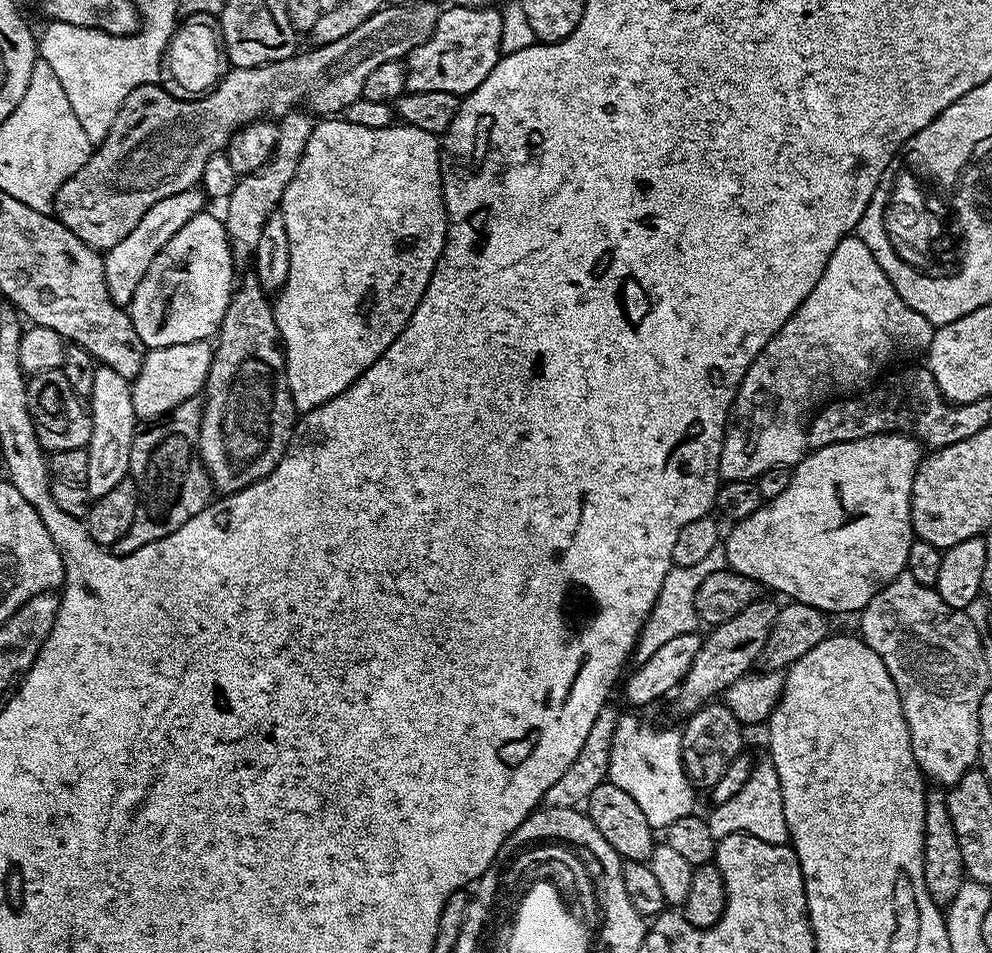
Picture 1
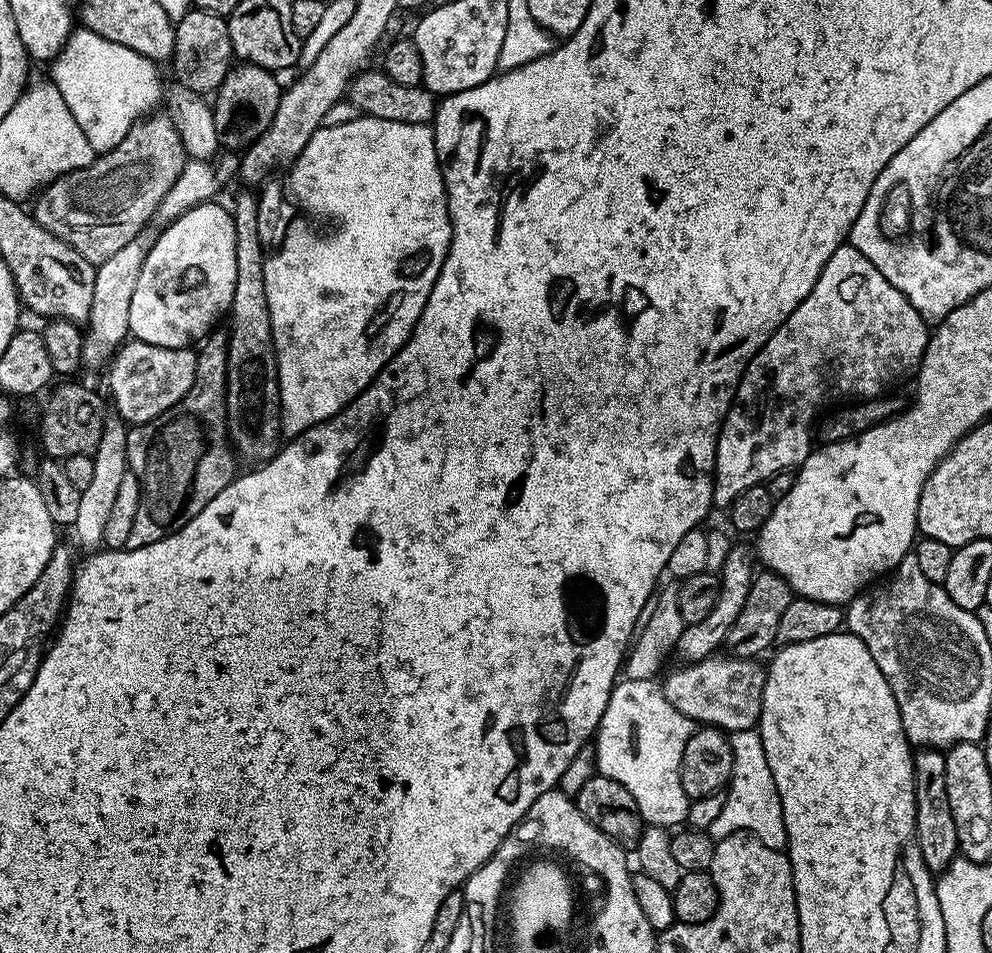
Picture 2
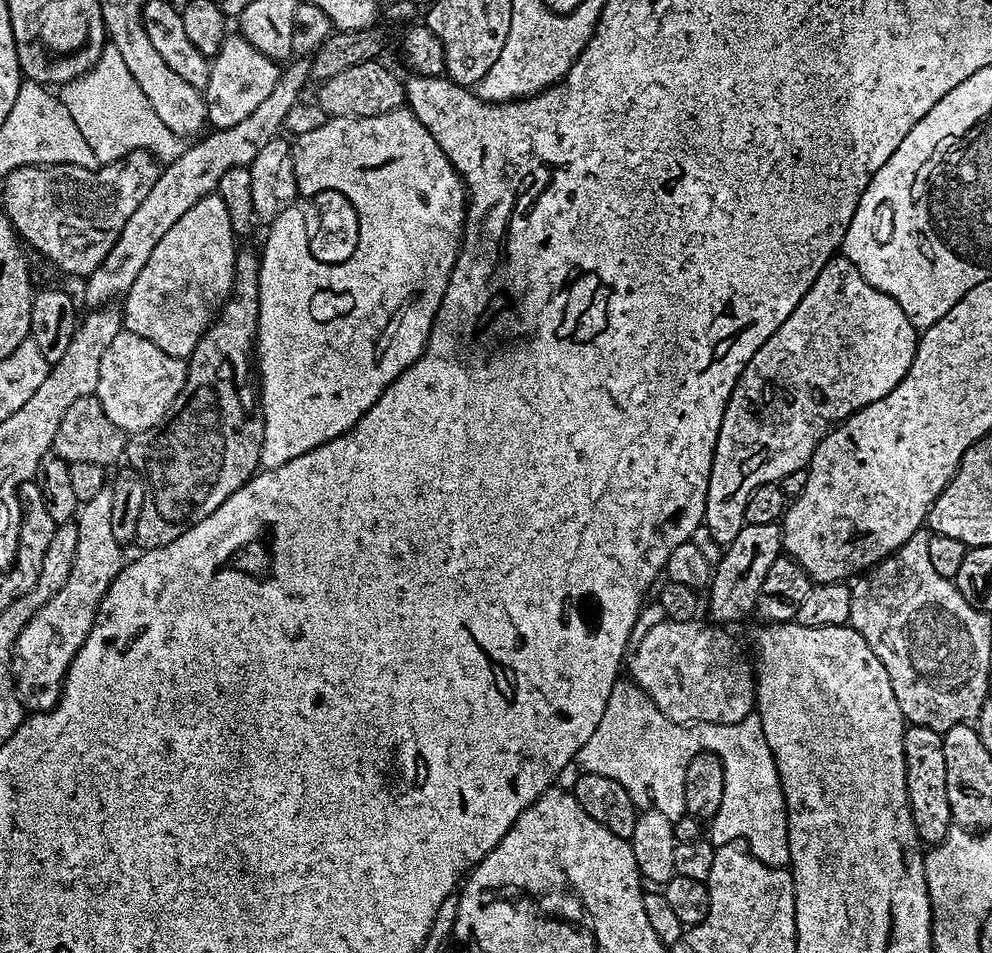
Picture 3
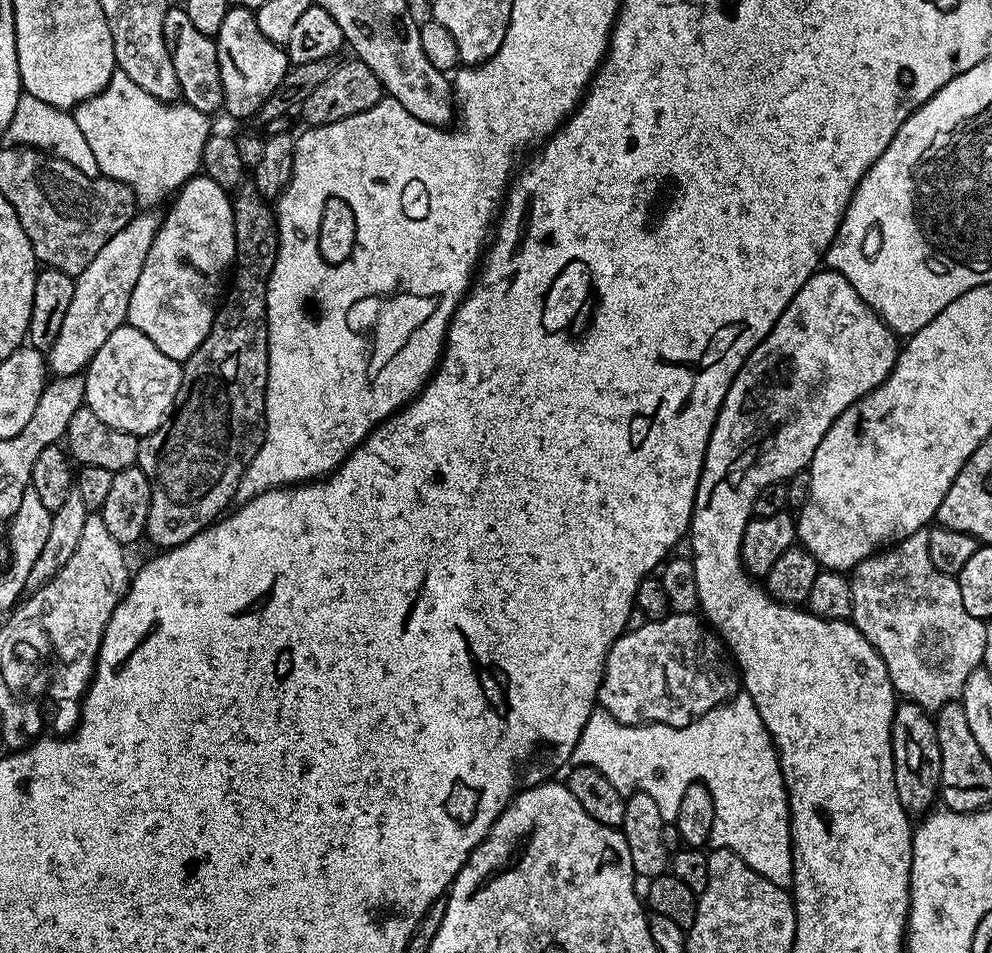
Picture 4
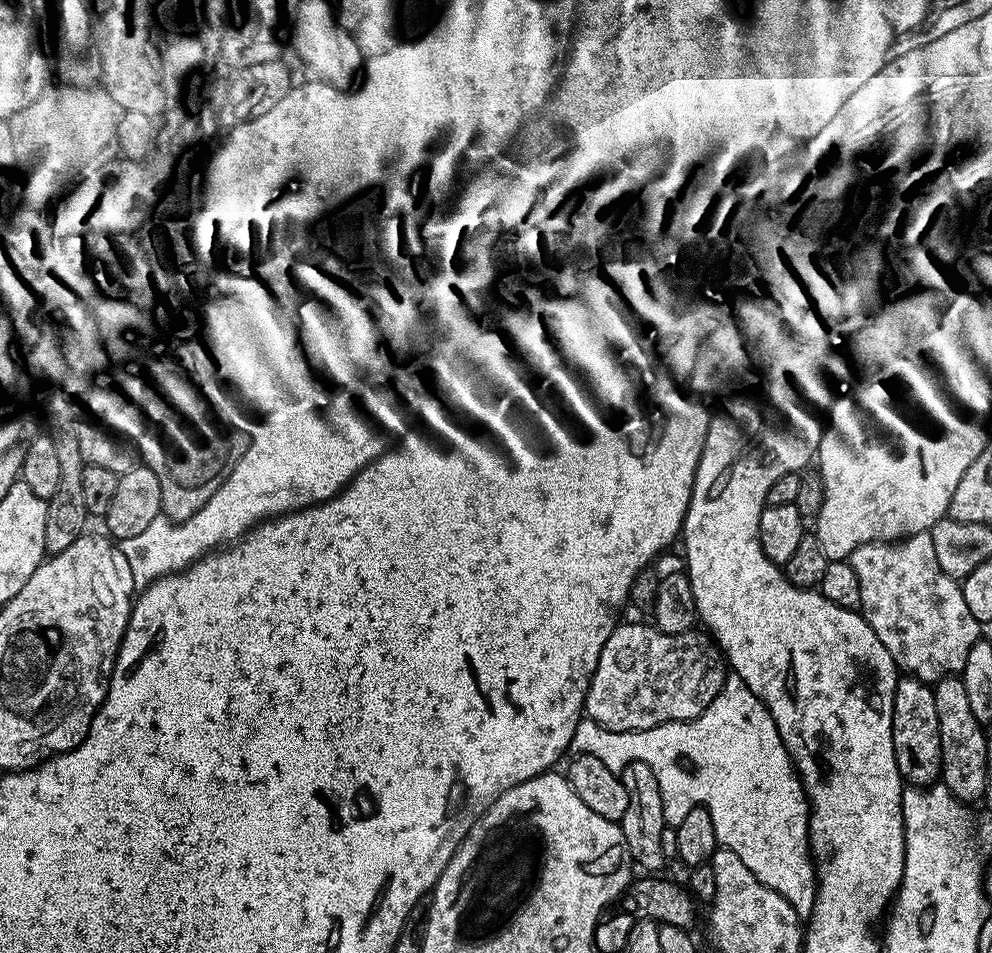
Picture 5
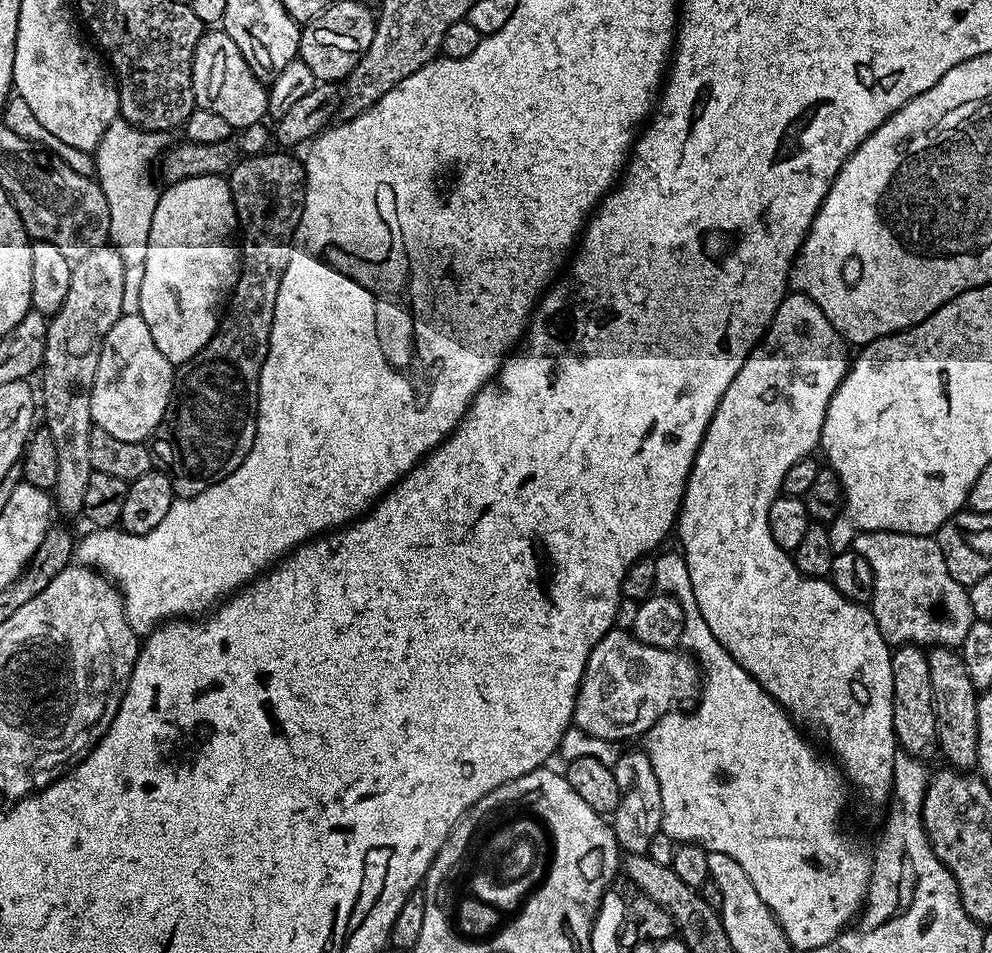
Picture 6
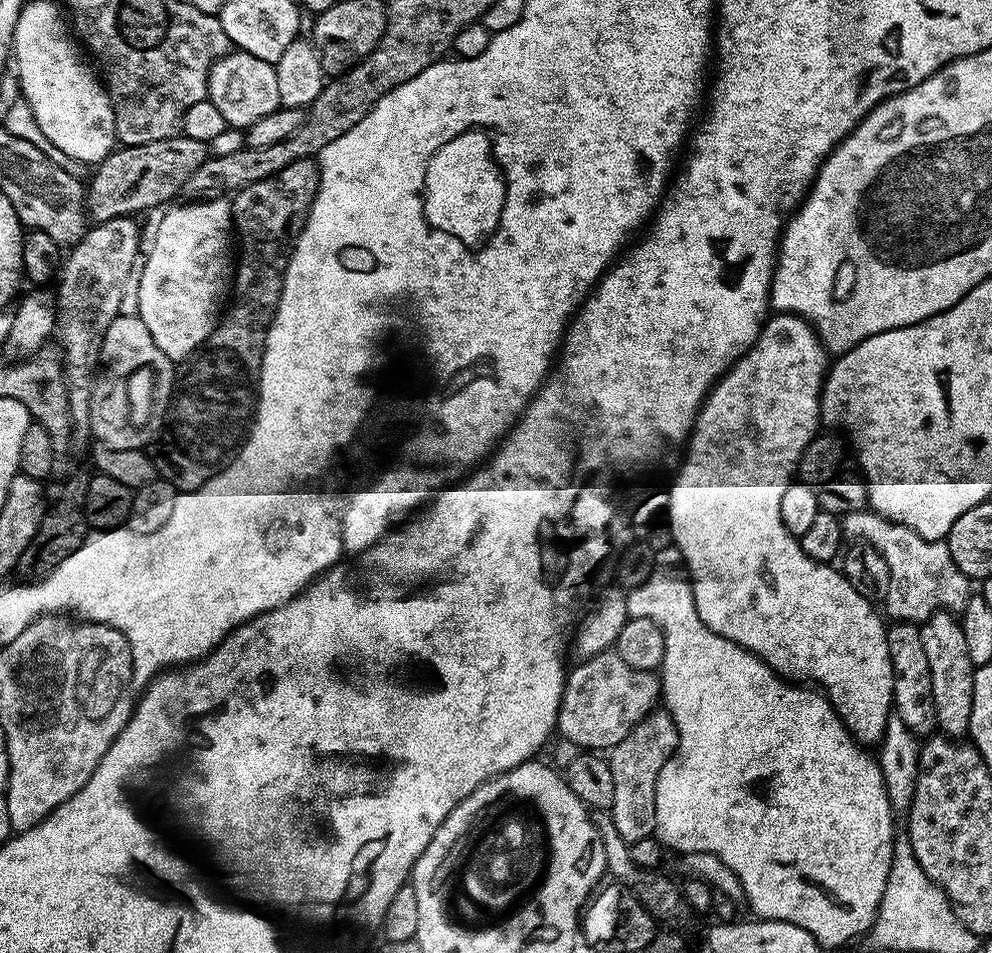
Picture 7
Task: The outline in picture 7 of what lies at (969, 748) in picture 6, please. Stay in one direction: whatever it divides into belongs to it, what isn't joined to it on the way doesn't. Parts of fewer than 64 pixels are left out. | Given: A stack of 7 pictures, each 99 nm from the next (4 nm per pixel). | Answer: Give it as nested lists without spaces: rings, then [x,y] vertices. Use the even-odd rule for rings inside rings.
[[[935,612],[929,620],[920,624],[922,647],[930,662],[930,686],[934,686],[934,710],[937,729],[945,736],[964,738],[970,726],[970,706],[974,706],[974,667],[966,650],[965,635],[961,621],[950,612]]]

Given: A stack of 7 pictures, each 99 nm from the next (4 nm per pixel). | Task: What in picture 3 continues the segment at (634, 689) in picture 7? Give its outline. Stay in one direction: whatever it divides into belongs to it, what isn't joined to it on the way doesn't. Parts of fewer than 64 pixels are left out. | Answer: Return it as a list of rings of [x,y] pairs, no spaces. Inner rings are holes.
[[[665,618],[654,626],[642,642],[634,646],[630,656],[631,679],[652,699],[656,709],[676,724],[737,724],[742,718],[753,715],[756,707],[753,661],[744,657],[739,642],[728,633],[731,631],[711,623],[700,623],[699,619],[674,622]]]

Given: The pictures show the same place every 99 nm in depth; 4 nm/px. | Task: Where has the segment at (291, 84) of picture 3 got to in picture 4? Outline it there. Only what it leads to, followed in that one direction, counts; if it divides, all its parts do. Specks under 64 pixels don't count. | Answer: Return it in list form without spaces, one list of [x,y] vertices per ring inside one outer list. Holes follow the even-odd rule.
[[[155,211],[142,212],[133,215],[128,225],[118,230],[118,234],[114,234],[114,238],[110,238],[110,242],[106,242],[106,246],[102,246],[98,254],[94,254],[94,262],[90,262],[90,266],[86,266],[86,270],[82,270],[79,276],[75,277],[74,298],[70,302],[70,310],[66,310],[58,342],[54,342],[54,346],[46,353],[48,371],[53,377],[83,373],[94,358],[94,354],[98,354],[102,342],[106,342],[106,338],[110,338],[110,334],[114,334],[114,330],[118,330],[121,324],[127,321],[130,294],[134,294],[134,286],[138,286],[138,274],[142,274],[142,266],[146,266],[146,254],[150,254],[150,246],[154,242],[156,231],[160,229],[161,222],[161,217],[152,213]]]

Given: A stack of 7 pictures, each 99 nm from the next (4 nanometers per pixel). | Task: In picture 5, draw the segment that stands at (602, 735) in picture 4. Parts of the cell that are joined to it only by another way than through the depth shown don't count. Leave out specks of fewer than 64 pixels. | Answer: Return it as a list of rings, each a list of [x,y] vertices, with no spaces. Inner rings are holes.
[[[729,675],[718,698],[714,698],[706,711],[693,720],[671,720],[668,724],[637,732],[615,732],[590,719],[581,719],[574,730],[571,751],[594,754],[594,758],[602,758],[602,762],[618,774],[630,762],[646,762],[646,766],[654,770],[654,778],[658,778],[665,825],[675,826],[686,818],[686,814],[690,814],[690,810],[703,806],[710,818],[714,818],[714,826],[721,837],[740,828],[738,851],[750,874],[754,874],[758,882],[770,886],[770,890],[782,894],[800,917],[810,915],[816,901],[817,883],[816,866],[812,850],[808,847],[808,795],[804,793],[800,775],[796,773],[768,707],[753,694],[746,682],[742,682],[742,678]]]

